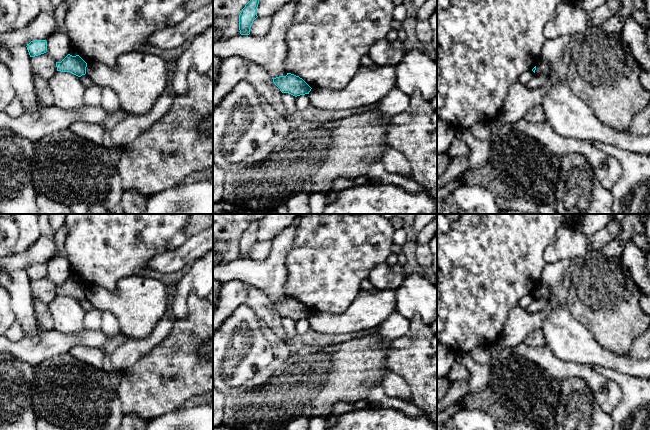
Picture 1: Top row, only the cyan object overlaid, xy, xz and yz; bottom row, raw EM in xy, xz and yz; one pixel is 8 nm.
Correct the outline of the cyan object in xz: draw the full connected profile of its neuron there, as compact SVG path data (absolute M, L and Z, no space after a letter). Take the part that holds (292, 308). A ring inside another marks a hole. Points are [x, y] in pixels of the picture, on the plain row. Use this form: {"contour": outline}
{"contour": "M291 297L272 303L282 317L289 317L295 321L309 318L312 313L302 302Z"}

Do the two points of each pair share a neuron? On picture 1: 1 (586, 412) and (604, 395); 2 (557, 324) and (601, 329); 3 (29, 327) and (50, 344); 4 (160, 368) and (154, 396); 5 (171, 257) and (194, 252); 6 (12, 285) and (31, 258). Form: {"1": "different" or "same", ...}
{"1": "different", "2": "different", "3": "different", "4": "same", "5": "same", "6": "different"}

